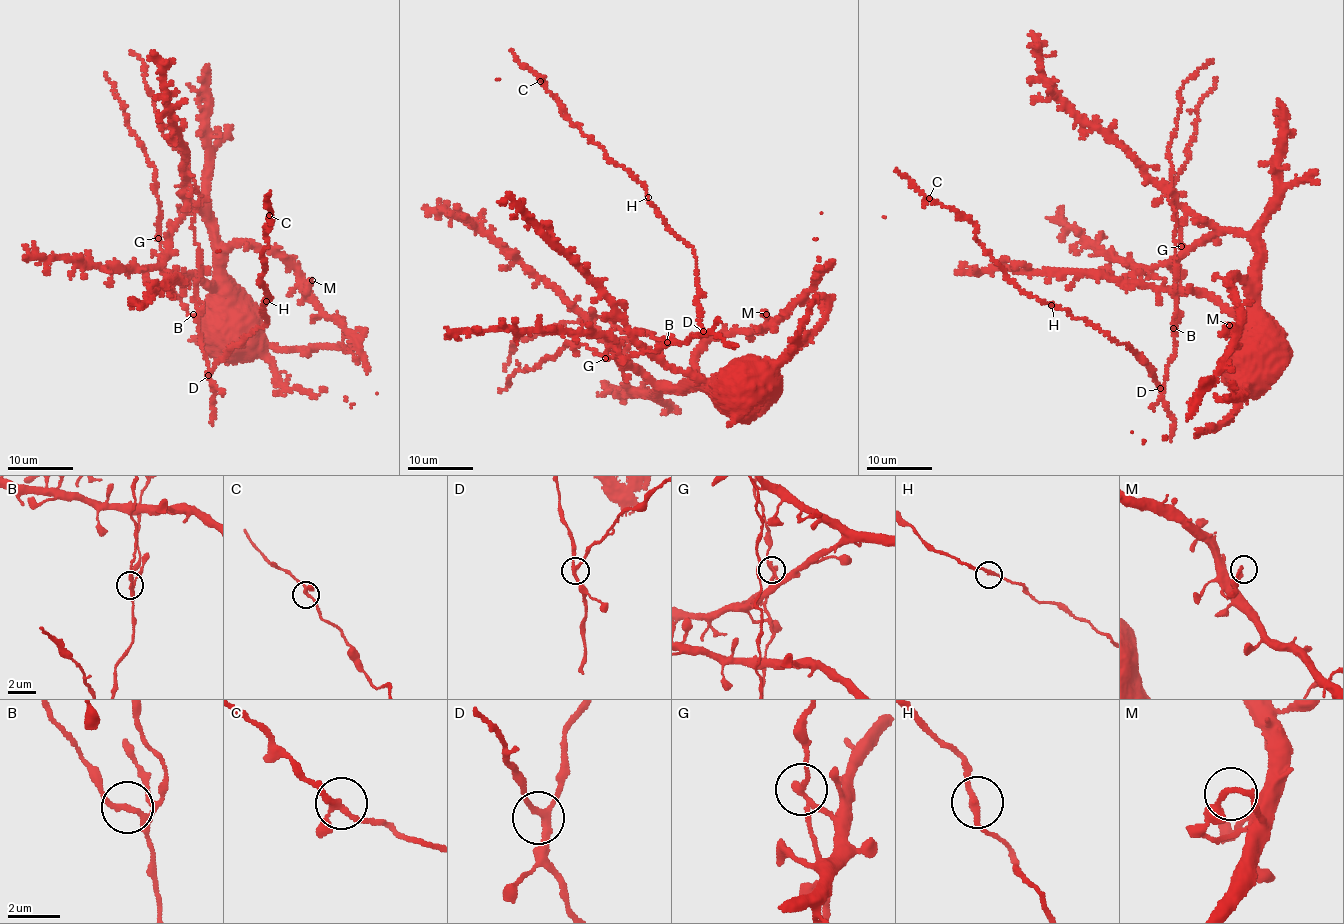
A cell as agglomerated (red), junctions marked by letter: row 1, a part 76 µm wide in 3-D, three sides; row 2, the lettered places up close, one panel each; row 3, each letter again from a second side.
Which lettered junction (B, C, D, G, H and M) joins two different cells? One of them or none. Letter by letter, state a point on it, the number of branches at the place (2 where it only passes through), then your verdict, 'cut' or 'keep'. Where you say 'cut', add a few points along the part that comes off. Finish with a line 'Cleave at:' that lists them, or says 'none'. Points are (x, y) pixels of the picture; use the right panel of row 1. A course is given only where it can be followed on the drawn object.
B: (1173, 328) | 3 | keep
C: (929, 198) | 3 | keep
D: (1160, 388) | 3 | keep
G: (1181, 246) | 3 | keep
H: (1051, 305) | 2 | keep
M: (1229, 325) | 2 | keep
Cleave at: none

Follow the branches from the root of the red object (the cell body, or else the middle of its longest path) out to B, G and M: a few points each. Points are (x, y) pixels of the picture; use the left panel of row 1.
B: (225, 329), (216, 241), (208, 219), (196, 208), (185, 211), (160, 245), (171, 289), (193, 314)
G: (225, 329), (220, 321), (216, 241), (208, 219), (196, 208), (185, 211), (172, 226), (166, 244), (158, 237)
M: (225, 329), (218, 258), (234, 246), (253, 244), (275, 252), (303, 284), (307, 287), (312, 280)

